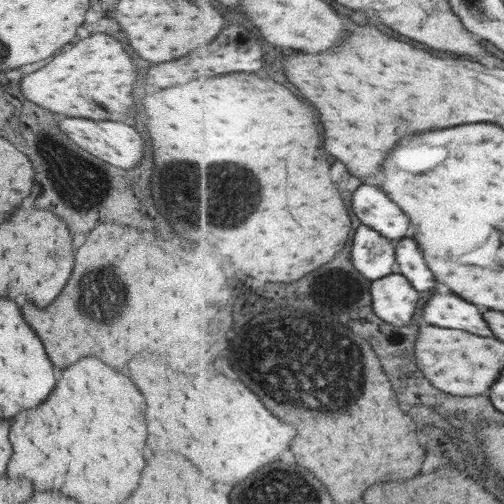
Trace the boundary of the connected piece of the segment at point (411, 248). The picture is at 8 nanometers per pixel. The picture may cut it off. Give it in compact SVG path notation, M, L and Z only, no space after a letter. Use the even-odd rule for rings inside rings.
M404 238L402 242L398 242L398 256L399 272L404 273L407 279L410 280L420 292L424 290L432 290L436 288L438 280L436 274L430 270L426 256L420 248L420 244L412 238Z

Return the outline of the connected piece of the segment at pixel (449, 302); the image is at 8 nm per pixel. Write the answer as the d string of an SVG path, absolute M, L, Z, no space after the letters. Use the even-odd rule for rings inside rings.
M436 294L432 302L428 302L424 310L426 322L434 326L444 326L444 328L458 328L458 330L468 330L472 334L484 334L484 336L494 336L492 328L484 320L484 314L480 306L464 300L462 296L454 294Z

